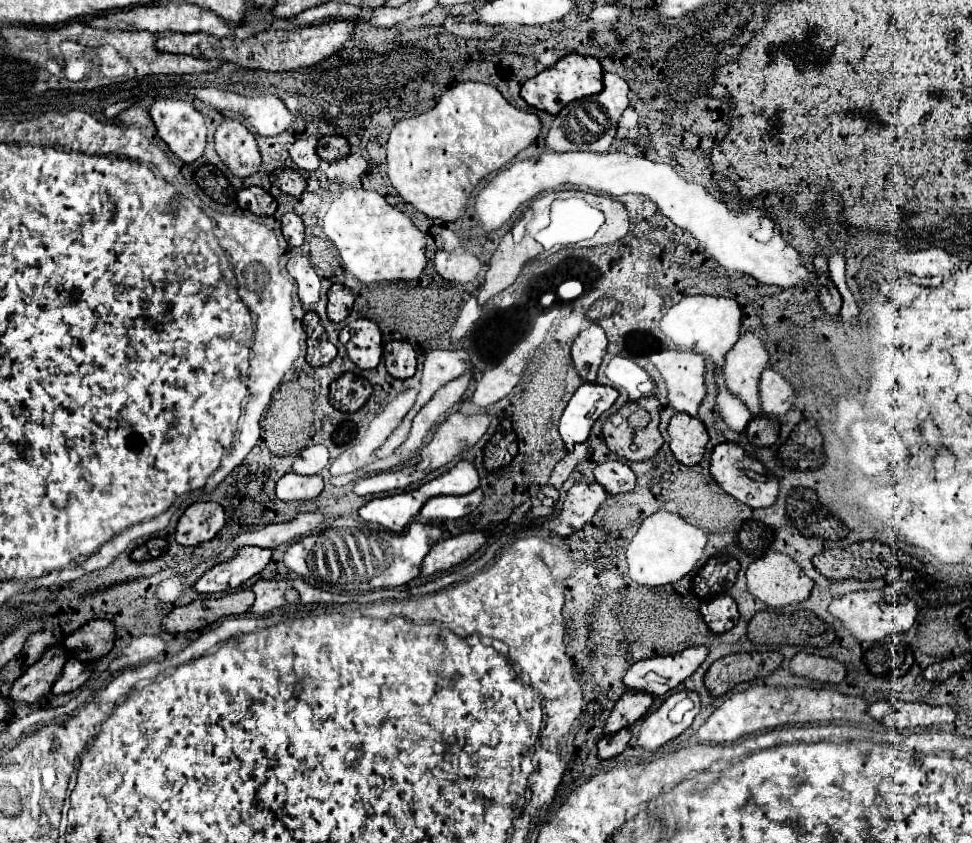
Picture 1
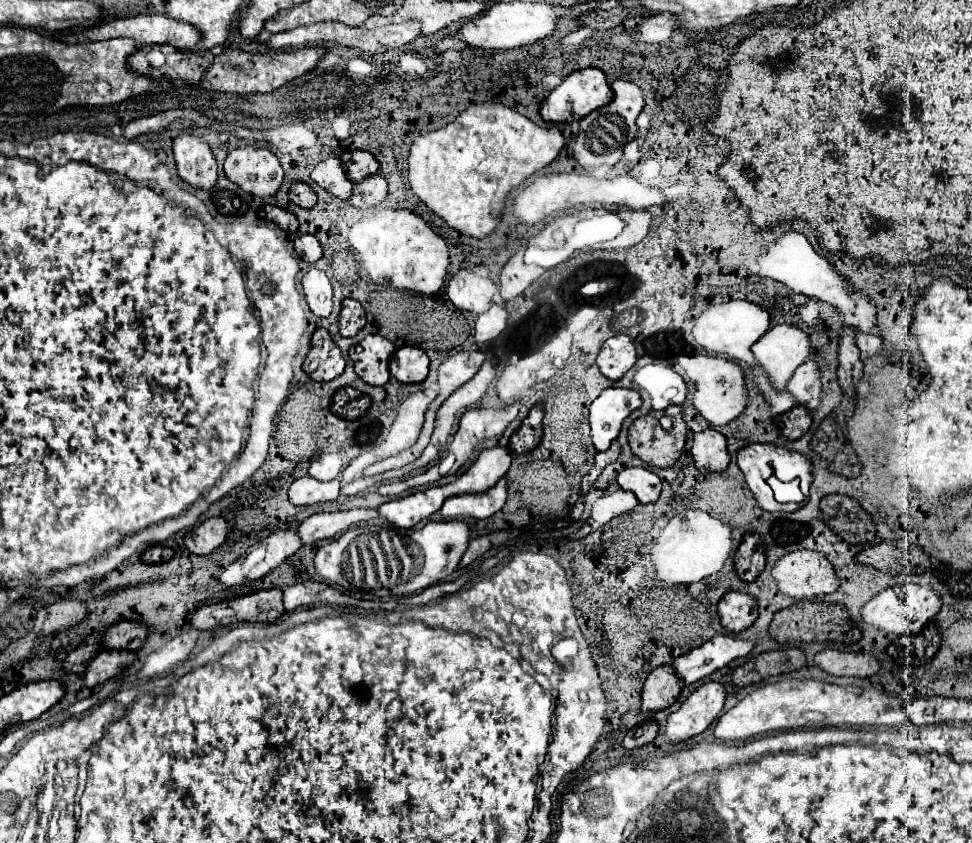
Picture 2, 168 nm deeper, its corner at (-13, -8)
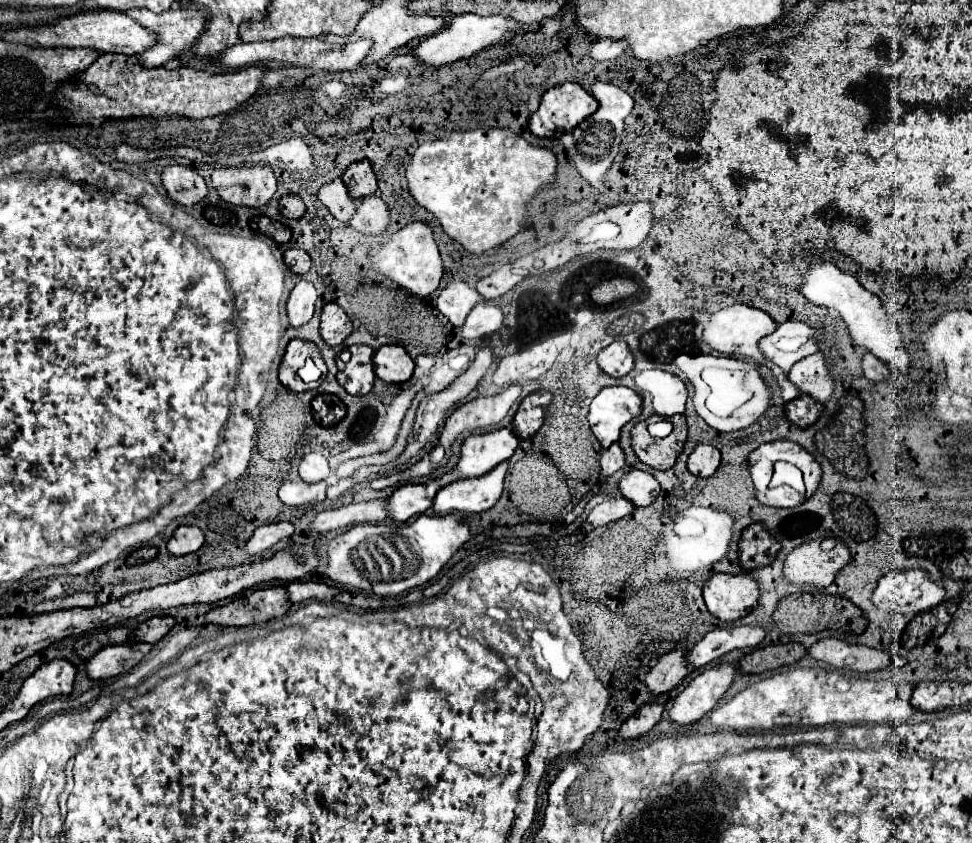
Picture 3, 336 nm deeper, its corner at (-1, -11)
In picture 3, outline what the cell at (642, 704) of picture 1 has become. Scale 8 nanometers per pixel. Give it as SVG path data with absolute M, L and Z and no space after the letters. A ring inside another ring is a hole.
M674 650L664 654L658 664L646 674L646 688L650 694L660 696L674 690L692 668L688 668L688 662L684 660L684 650Z

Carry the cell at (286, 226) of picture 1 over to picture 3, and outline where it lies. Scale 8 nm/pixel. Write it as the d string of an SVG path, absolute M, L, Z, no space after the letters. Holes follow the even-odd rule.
M300 248L286 250L284 252L284 262L296 274L306 274L310 270L310 256L308 256L308 252L304 252Z

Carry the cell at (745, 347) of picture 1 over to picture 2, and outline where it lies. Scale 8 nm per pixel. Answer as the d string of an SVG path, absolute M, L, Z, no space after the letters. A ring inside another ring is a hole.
M784 323L772 327L764 337L760 337L752 345L752 351L774 387L786 389L792 373L808 359L810 341L802 329Z

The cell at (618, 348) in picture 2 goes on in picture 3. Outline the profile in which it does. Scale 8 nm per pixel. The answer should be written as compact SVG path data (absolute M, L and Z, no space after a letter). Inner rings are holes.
M612 342L598 354L598 366L604 374L620 378L634 368L634 356L628 350L626 342Z

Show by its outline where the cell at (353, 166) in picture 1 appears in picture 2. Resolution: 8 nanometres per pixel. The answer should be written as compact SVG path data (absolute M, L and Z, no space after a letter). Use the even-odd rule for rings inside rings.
M372 175L360 183L354 183L354 195L350 203L356 209L372 209L384 203L388 195L388 183L380 175Z

